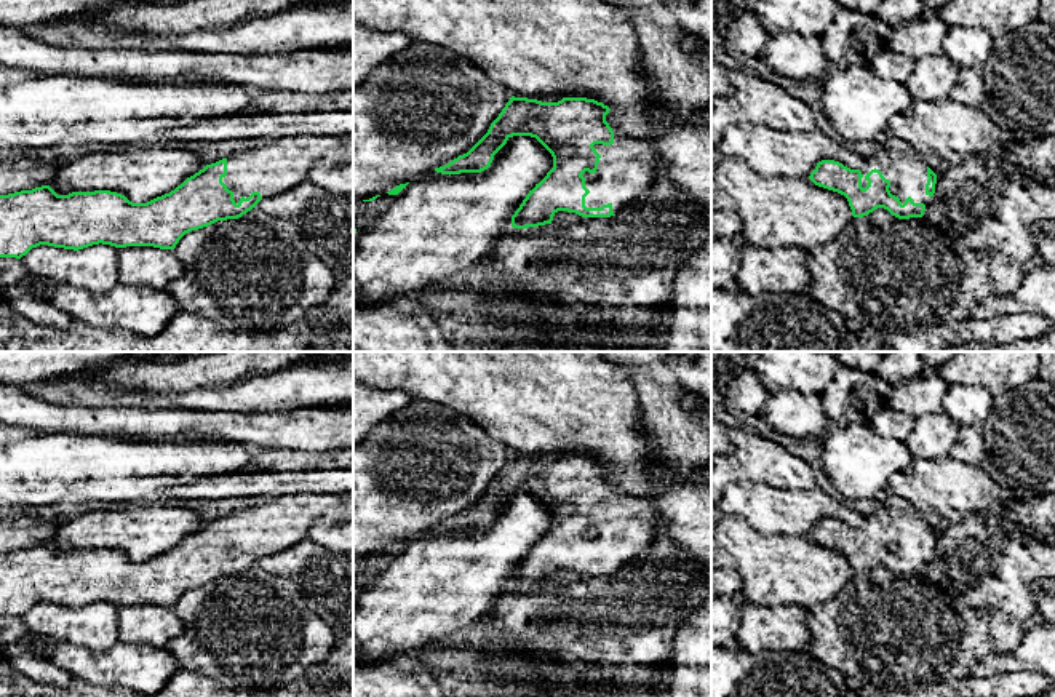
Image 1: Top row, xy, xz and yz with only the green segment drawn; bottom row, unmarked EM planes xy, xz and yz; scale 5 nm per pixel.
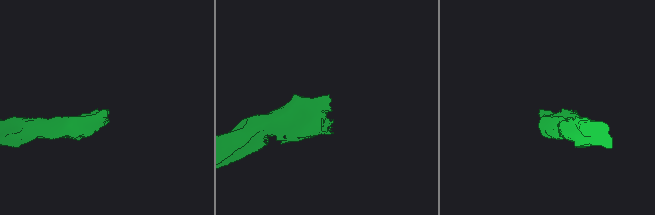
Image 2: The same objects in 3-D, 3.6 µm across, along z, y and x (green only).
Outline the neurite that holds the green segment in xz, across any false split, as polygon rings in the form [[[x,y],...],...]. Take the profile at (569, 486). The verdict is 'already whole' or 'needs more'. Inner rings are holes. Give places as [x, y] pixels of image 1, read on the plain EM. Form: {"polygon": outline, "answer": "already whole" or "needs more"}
{"polygon": [[[515,456],[505,462],[499,475],[491,481],[488,491],[464,513],[459,513],[444,524],[435,526],[441,532],[481,531],[488,528],[494,513],[513,494],[535,496],[553,515],[553,526],[526,553],[520,566],[512,574],[512,585],[528,587],[551,582],[558,569],[575,571],[582,576],[611,576],[627,563],[647,552],[659,528],[657,507],[654,499],[615,491],[606,480],[609,465],[587,456],[563,456],[558,460],[542,460],[537,457]]], "answer": "needs more"}

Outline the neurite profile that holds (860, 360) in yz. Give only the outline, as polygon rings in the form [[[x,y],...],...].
[[[828,352],[836,361],[847,368],[855,368],[862,371],[876,371],[876,366],[887,352]]]

